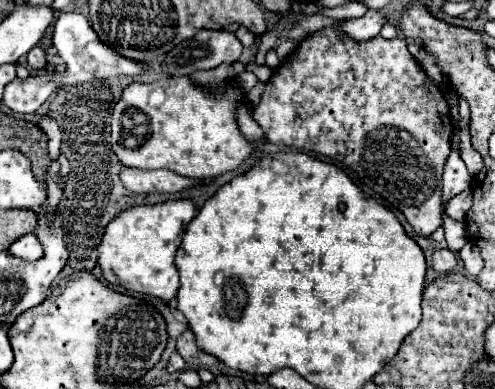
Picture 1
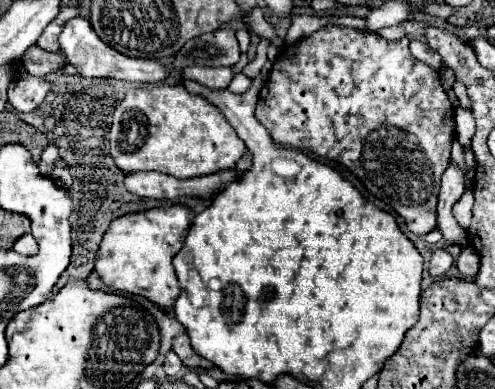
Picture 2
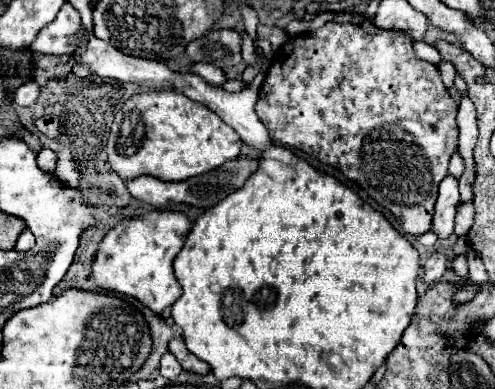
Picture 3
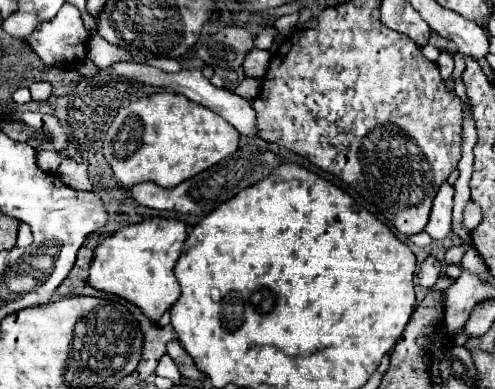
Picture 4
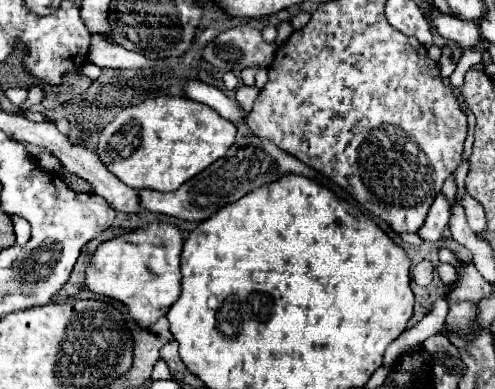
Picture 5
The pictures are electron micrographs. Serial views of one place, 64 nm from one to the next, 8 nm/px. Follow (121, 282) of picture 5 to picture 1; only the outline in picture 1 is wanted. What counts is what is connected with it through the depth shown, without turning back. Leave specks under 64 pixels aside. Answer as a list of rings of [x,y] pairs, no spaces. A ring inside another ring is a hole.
[[[178,198],[154,206],[134,206],[120,212],[104,230],[98,246],[98,264],[110,284],[118,284],[132,292],[142,292],[162,300],[172,300],[178,292],[178,268],[174,264],[184,228],[196,216],[192,200]]]

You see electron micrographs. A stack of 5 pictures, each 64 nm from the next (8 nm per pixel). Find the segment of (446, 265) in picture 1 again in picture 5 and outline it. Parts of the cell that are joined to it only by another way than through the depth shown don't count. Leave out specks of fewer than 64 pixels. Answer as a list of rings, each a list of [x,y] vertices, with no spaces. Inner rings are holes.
[[[424,260],[424,262],[420,262],[420,264],[416,264],[414,266],[414,270],[412,270],[412,280],[418,284],[418,286],[428,286],[430,282],[432,282],[432,278],[434,278],[434,264],[432,262],[428,262],[428,260]]]

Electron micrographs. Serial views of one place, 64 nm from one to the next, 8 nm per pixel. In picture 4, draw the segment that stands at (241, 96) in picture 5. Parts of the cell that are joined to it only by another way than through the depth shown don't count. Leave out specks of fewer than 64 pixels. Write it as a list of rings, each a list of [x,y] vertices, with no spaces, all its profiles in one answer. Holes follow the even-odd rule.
[[[244,76],[244,80],[240,80],[236,86],[236,94],[248,96],[248,98],[256,98],[258,90],[260,90],[260,82],[256,78],[250,78],[250,76]]]

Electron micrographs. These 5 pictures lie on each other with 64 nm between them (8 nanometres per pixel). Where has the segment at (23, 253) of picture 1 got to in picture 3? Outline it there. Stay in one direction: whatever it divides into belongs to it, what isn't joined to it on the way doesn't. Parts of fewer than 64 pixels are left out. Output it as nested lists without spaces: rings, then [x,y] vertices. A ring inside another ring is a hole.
[[[24,230],[22,234],[20,234],[20,238],[18,238],[18,242],[16,242],[16,252],[28,252],[28,250],[32,250],[34,248],[34,244],[36,244],[36,240],[34,240],[34,236],[32,236],[32,232],[28,232],[28,230]]]

